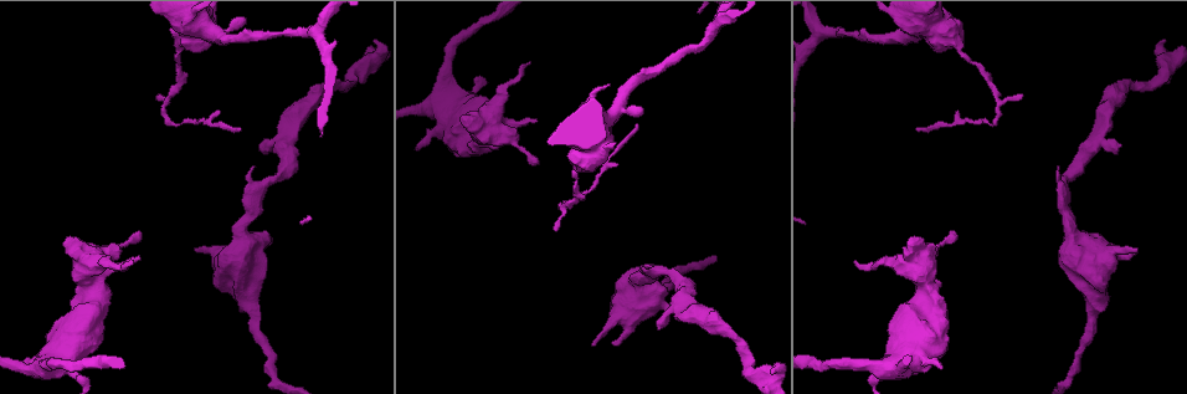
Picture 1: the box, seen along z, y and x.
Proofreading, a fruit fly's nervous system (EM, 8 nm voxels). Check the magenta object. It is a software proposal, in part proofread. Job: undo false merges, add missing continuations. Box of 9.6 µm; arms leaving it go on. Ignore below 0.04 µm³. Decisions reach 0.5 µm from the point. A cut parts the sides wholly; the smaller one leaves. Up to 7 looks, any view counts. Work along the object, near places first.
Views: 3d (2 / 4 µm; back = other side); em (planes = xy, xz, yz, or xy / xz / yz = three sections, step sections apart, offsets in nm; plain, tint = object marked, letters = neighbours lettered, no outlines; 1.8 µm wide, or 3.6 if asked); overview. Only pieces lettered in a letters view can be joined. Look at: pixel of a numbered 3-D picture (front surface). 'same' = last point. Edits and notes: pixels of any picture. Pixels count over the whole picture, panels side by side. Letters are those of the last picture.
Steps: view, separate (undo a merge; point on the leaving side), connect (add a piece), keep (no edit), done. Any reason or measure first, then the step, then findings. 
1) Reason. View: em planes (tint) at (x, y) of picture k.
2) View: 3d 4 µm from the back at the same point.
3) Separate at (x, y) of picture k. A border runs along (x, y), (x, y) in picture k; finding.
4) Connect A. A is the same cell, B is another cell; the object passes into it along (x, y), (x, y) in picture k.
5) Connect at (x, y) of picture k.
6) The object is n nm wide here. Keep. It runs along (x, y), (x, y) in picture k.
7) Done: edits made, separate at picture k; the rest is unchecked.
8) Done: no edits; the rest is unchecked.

An open end. View: em planes (tint) at (536, 119) of picture 1.

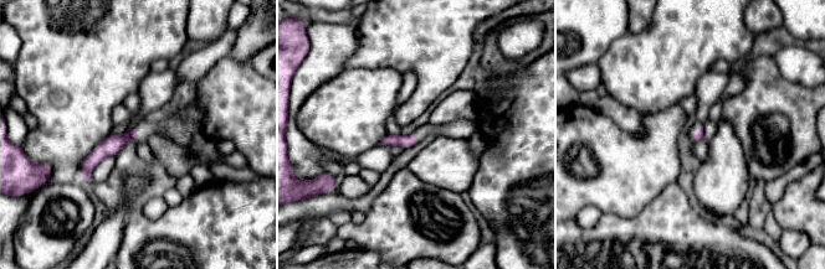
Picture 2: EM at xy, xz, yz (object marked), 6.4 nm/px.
View: em planes (letters) at the same point.

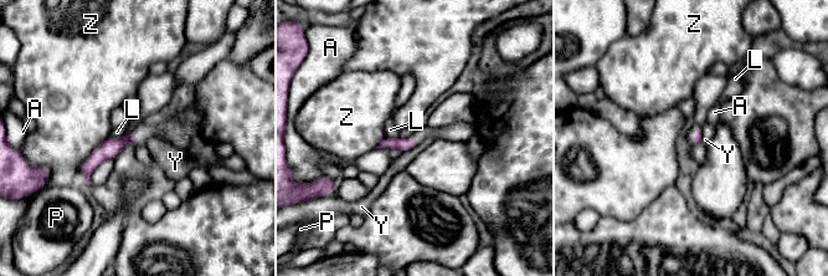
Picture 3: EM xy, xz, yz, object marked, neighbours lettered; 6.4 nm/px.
Keep. A, L, P, Y and Z are other cells; a border runs along (418, 144), (402, 152) in picture 3; no lettered piece goes on from it.

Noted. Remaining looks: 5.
Free end. View: em 3.6 µm yz step 16 (letters) at (416, 149) of picture 1.

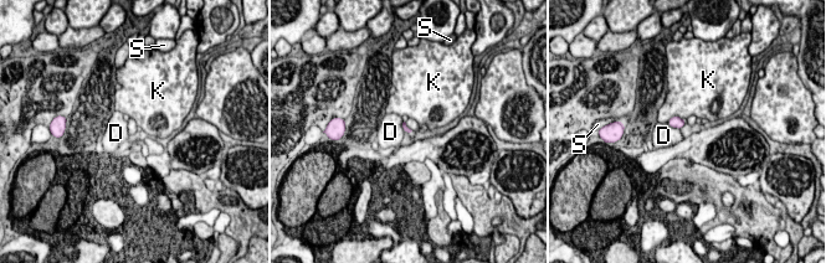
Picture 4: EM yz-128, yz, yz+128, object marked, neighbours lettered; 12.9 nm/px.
The longest contact is with K, 240 nm. Keep. D, K and S are other cells; no lettered piece goes on from it.

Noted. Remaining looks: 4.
An open end. View: em yz step 4 (tint) at (615, 344) of picture 1.

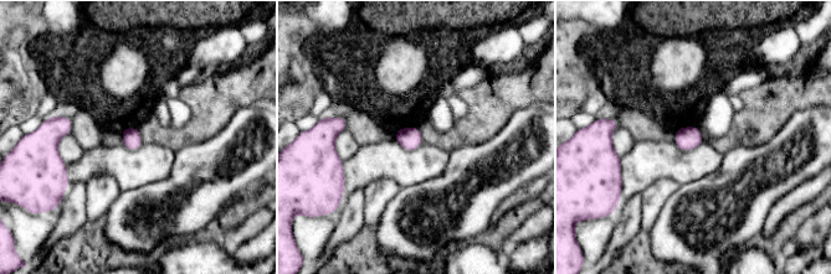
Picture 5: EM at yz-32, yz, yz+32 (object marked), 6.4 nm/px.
View: em planes (letters) at the same point.

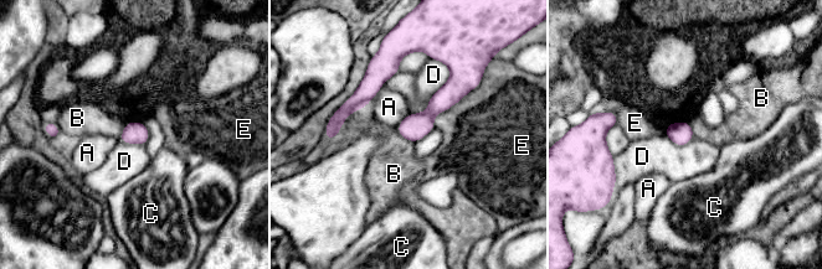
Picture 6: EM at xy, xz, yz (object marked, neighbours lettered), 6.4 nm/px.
Keep. A, B, C, D and E are other cells; no lettered piece goes on from it.

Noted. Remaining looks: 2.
Done: no edits; the rest is unchecked.

